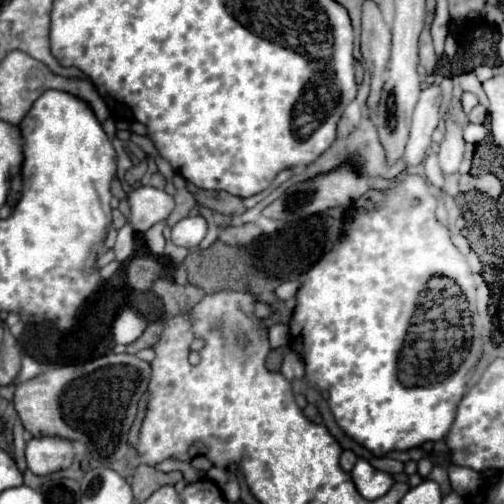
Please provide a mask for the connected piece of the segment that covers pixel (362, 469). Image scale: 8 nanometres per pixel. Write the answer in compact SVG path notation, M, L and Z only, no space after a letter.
M359 459L359 461L355 463L355 467L353 467L353 471L351 471L351 477L353 477L353 483L355 483L357 491L359 491L365 499L369 499L369 501L373 501L373 499L385 495L385 493L391 489L391 485L393 485L393 475L375 469L375 467L373 467L369 461L365 461L365 459Z

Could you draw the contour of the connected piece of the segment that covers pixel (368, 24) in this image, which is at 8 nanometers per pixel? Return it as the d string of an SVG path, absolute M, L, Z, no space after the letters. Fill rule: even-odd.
M375 1L363 3L363 33L361 33L361 51L363 51L363 65L371 71L371 95L369 107L375 113L377 101L381 95L381 73L387 67L391 55L391 29L383 21L381 9Z

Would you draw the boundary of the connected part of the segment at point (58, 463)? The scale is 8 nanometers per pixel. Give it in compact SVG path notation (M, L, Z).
M59 437L31 439L25 445L25 459L35 475L49 475L71 465L73 443L61 441Z

